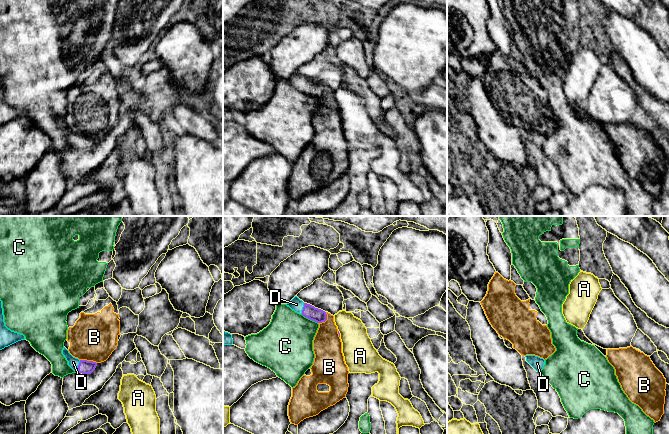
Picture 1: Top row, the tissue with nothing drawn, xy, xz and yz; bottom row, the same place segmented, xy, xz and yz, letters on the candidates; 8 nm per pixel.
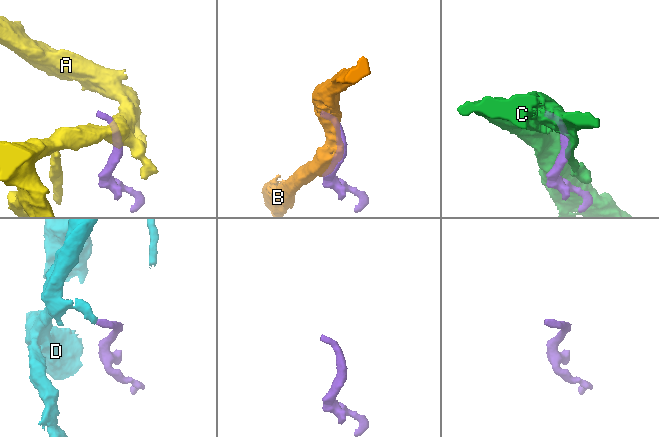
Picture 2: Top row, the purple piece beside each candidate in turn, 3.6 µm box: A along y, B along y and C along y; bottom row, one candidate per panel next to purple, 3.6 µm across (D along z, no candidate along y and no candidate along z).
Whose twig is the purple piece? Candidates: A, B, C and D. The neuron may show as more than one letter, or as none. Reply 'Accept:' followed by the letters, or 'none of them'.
Accept: D

